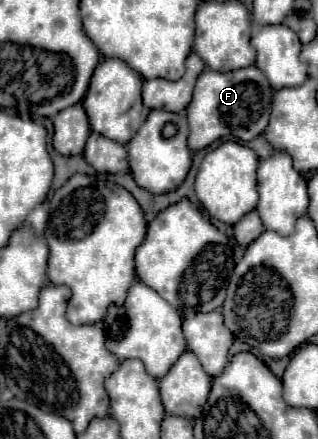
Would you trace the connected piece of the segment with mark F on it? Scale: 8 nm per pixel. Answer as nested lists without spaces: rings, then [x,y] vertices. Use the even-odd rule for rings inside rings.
[[[257,66],[233,70],[233,72],[215,72],[203,70],[201,78],[197,78],[197,86],[193,92],[193,100],[187,106],[189,118],[189,148],[203,150],[219,138],[233,136],[243,142],[259,136],[271,114],[273,88],[269,86],[265,74]]]

